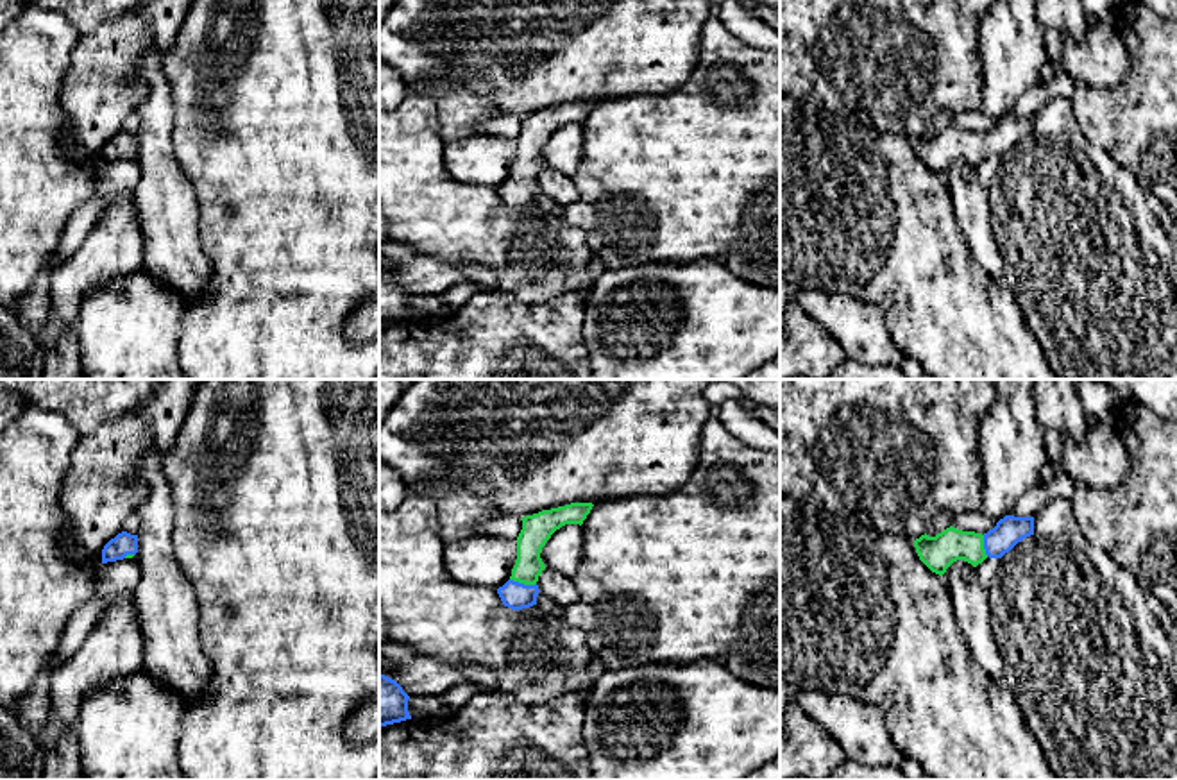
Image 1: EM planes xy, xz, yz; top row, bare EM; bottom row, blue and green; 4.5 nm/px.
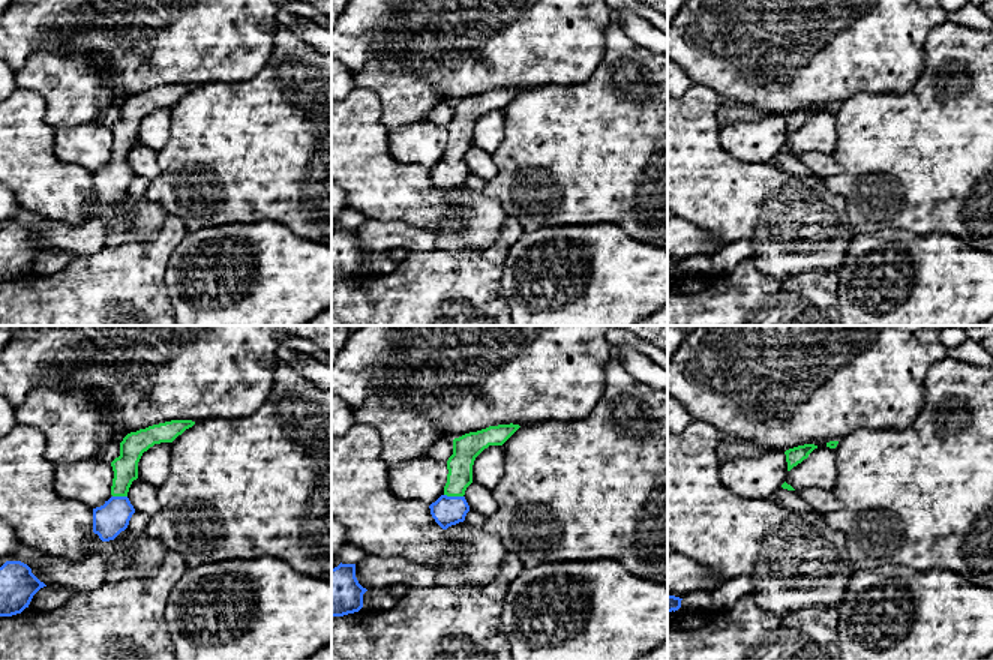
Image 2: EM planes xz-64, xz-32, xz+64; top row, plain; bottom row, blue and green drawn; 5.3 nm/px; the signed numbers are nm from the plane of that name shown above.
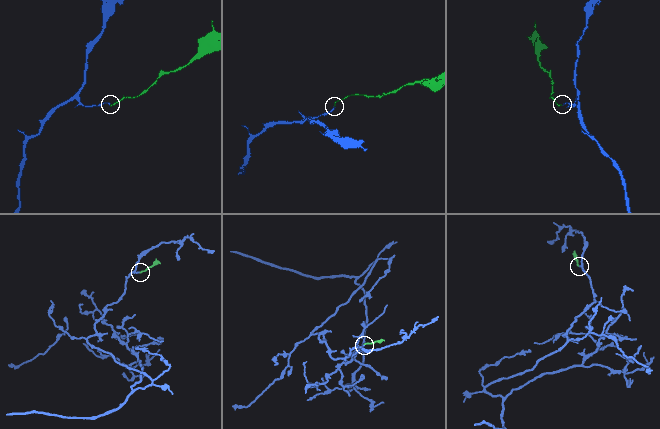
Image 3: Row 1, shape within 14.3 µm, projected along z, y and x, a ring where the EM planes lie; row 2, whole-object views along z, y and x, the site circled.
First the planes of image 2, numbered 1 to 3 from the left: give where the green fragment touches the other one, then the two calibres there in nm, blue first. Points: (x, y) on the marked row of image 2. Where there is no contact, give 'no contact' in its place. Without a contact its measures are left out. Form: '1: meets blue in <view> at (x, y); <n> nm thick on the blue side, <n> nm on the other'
1: meets blue in xz-64 at (120, 497); 180 nm thick on the blue side, 140 nm on the other
2: meets blue in xz-32 at (453, 497); 160 nm thick on the blue side, 140 nm on the other
3: no contact

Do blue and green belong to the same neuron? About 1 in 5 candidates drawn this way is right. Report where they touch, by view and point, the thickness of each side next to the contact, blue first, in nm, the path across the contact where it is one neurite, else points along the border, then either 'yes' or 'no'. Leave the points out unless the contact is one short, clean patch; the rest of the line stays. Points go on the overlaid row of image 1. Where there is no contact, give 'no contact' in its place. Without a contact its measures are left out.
meets blue in xz at (523, 584); 120 nm thick on the blue side, 140 nm on the other; yes

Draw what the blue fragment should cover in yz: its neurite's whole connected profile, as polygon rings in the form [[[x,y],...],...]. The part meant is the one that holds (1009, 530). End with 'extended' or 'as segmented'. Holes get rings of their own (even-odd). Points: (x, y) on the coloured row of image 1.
[[[1005,515],[984,535],[950,526],[936,537],[928,537],[927,533],[921,535],[914,540],[914,547],[919,560],[932,572],[943,576],[957,560],[964,560],[977,567],[987,556],[1002,558],[1030,535],[1034,535],[1034,517]]] | extended

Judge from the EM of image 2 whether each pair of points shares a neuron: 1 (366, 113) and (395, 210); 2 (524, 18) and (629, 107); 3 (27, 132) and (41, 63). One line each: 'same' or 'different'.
1: same
2: different
3: different

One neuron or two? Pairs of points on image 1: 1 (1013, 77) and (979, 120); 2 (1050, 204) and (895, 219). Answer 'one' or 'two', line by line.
1: two
2: two

